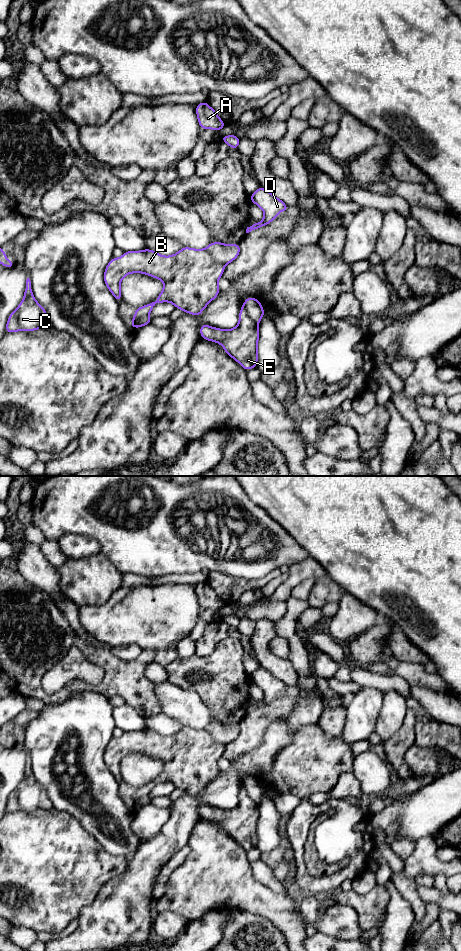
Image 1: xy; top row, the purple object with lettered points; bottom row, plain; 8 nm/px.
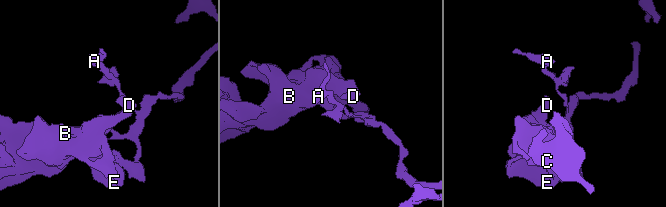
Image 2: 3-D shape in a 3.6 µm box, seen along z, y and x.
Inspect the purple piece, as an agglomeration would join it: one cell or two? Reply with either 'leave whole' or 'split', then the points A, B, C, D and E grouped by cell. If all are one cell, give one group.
split | A / B C D E

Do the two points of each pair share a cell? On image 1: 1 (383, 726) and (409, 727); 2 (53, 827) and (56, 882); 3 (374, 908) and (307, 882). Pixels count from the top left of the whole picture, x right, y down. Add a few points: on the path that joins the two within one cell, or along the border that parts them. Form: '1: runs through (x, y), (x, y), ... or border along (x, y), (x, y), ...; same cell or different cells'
1: border along (408, 708), (403, 724), (383, 743); different cells
2: runs through (53, 841), (53, 868); same cell
3: border along (339, 888), (320, 898); different cells

